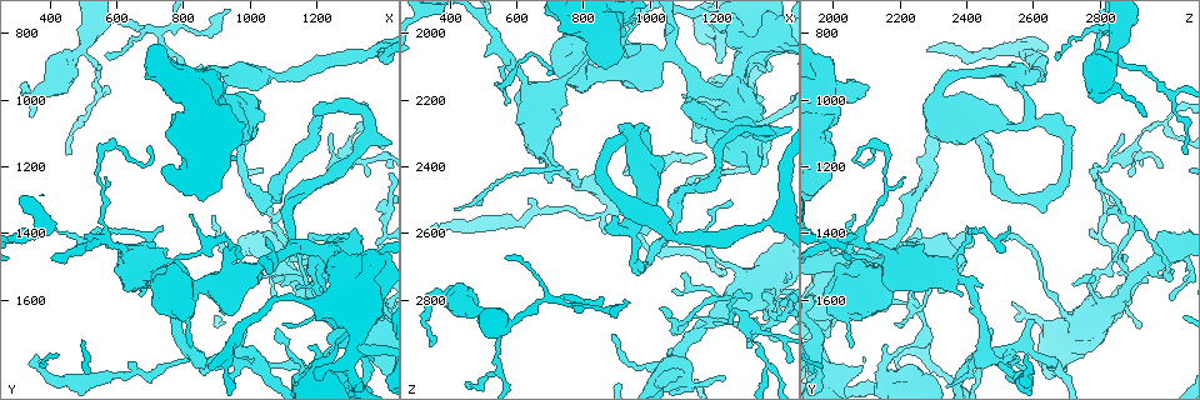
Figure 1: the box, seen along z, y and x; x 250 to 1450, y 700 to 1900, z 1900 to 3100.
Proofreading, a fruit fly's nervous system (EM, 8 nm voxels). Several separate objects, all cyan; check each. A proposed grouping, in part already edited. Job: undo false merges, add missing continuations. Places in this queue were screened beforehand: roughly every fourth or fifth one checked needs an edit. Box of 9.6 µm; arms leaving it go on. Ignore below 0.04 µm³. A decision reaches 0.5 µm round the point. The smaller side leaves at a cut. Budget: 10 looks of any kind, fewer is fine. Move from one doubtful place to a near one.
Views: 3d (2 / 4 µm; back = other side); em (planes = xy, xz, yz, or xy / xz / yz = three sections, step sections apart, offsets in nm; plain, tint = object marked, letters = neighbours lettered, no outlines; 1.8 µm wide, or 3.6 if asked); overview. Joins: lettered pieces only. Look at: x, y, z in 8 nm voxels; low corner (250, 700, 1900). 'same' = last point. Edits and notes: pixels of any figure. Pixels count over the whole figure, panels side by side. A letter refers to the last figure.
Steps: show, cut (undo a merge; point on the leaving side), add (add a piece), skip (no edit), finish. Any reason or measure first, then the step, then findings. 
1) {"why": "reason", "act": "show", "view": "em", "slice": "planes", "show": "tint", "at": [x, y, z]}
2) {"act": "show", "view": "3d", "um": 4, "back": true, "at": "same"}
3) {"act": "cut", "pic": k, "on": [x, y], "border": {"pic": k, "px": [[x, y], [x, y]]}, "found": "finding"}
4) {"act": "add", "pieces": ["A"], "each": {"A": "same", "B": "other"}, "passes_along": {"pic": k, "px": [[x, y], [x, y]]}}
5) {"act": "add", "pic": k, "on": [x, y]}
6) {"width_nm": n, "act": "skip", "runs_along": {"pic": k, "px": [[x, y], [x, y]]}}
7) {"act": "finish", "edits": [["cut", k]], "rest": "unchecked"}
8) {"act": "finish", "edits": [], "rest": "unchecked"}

{"why": "a fork", "act": "show", "view": "em", "slice": "planes", "show": "tint", "at": [950, 1070, 2590]}

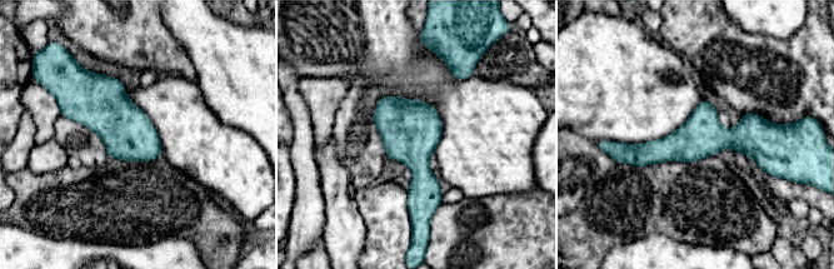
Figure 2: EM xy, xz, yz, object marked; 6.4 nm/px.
{"act": "show", "view": "em", "slice": "planes", "show": "letters", "at": "same"}

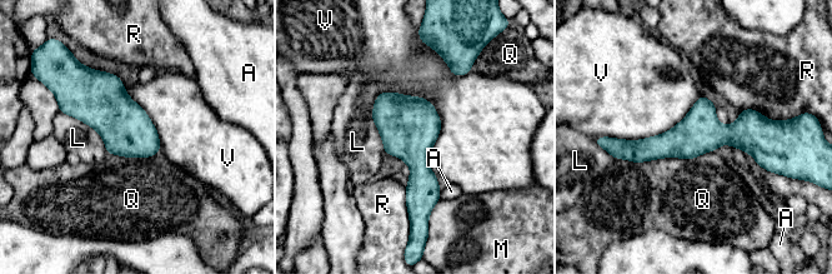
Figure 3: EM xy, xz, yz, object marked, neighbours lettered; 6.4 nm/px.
{"act": "skip", "each": {"A": "other", "L": "other", "M": "other", "Q": "other", "R": "other", "V": "other"}, "border": {"pic": 3, "px": [[701, 95], [665, 131], [609, 138]]}, "found": "one neuron here"}

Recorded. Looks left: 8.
{"why": "an open end", "act": "show", "view": "3d", "um": 4, "at": [720, 880, 1970]}

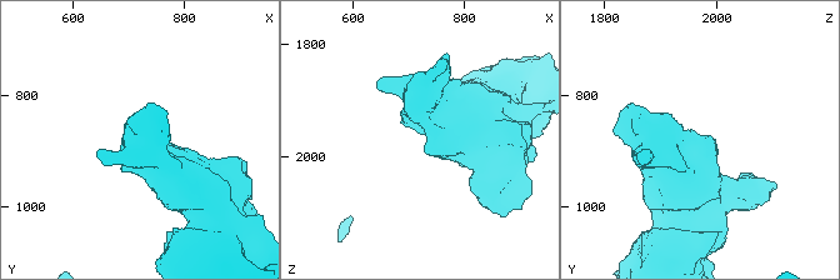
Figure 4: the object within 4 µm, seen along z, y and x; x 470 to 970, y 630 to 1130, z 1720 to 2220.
{"act": "show", "view": "em", "um": 3.6, "slice": "xy", "step": 8, "show": "tint", "at": [725, 880, 1985]}

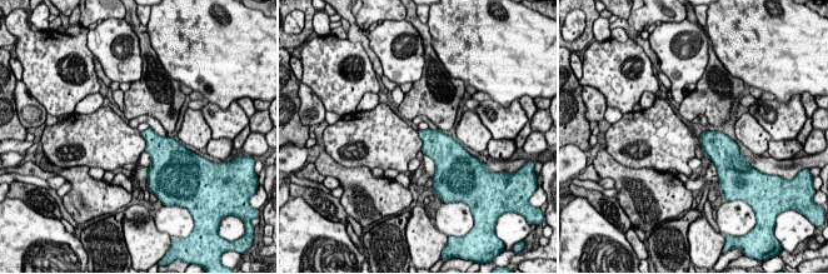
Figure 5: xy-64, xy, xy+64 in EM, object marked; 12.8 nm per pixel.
{"why": "cut it another way", "act": "show", "view": "em", "um": 3.6, "slice": "planes", "show": "letters", "at": "same"}

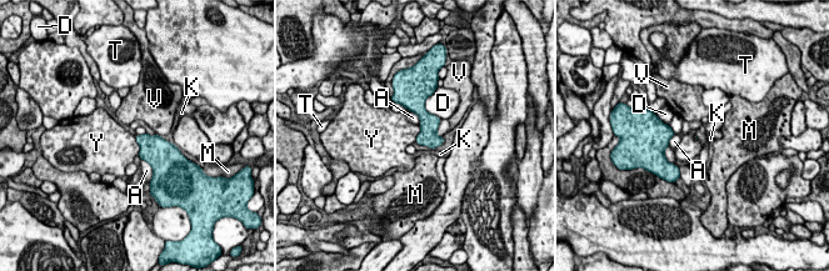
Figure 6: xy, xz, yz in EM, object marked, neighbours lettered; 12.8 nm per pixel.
{"act": "skip", "each": {"A": "other", "D": "other", "K": "other", "M": "other", "T": "other", "V": "other", "Y": "other"}, "border": {"pic": 6, "px": [[134, 136], [139, 146], [139, 154]]}, "found": "no lettered piece goes on from it"}

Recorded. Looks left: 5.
{"why": "abrupt turn", "act": "show", "view": "3d", "um": 2, "at": [1230, 1240, 2790]}

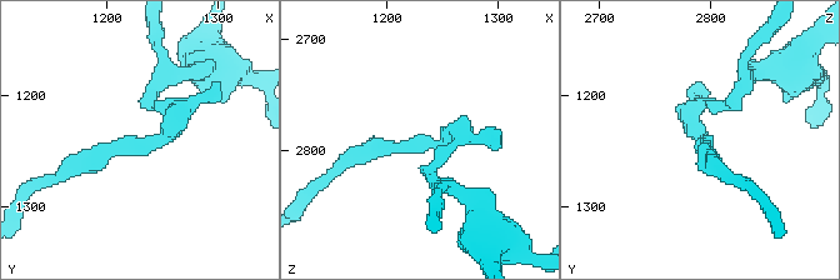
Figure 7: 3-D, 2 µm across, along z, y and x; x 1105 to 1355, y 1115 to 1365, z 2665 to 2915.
{"why": "now the EM", "act": "show", "view": "em", "slice": "planes", "show": "tint", "at": [1238, 1244, 2792]}

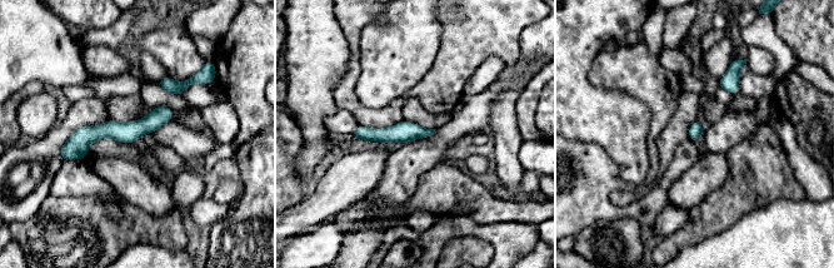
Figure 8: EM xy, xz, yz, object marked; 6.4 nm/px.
{"act": "show", "view": "em", "slice": "planes", "show": "letters", "at": "same"}

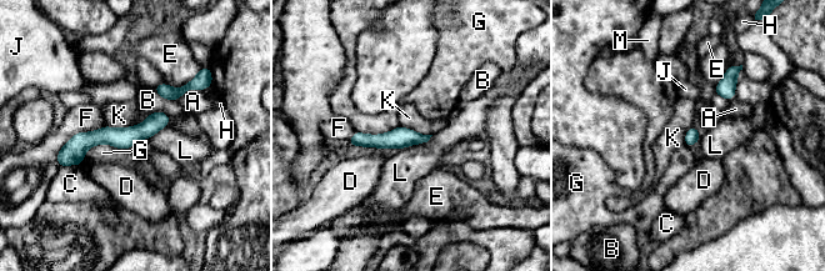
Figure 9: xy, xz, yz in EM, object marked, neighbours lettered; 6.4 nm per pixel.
{"width_nm": 90, "act": "skip", "each": {"A": "other", "B": "other", "C": "other", "D": "other", "E": "other", "F": "other", "G": "other", "H": "other", "J": "other", "K": "other", "L": "other", "M": "other"}, "border": {"pic": 9, "px": [[139, 124], [124, 128], [106, 126]]}, "found": "all the same neuron"}

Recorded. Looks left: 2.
{"act": "finish", "edits": [], "rest": "unchecked"}

